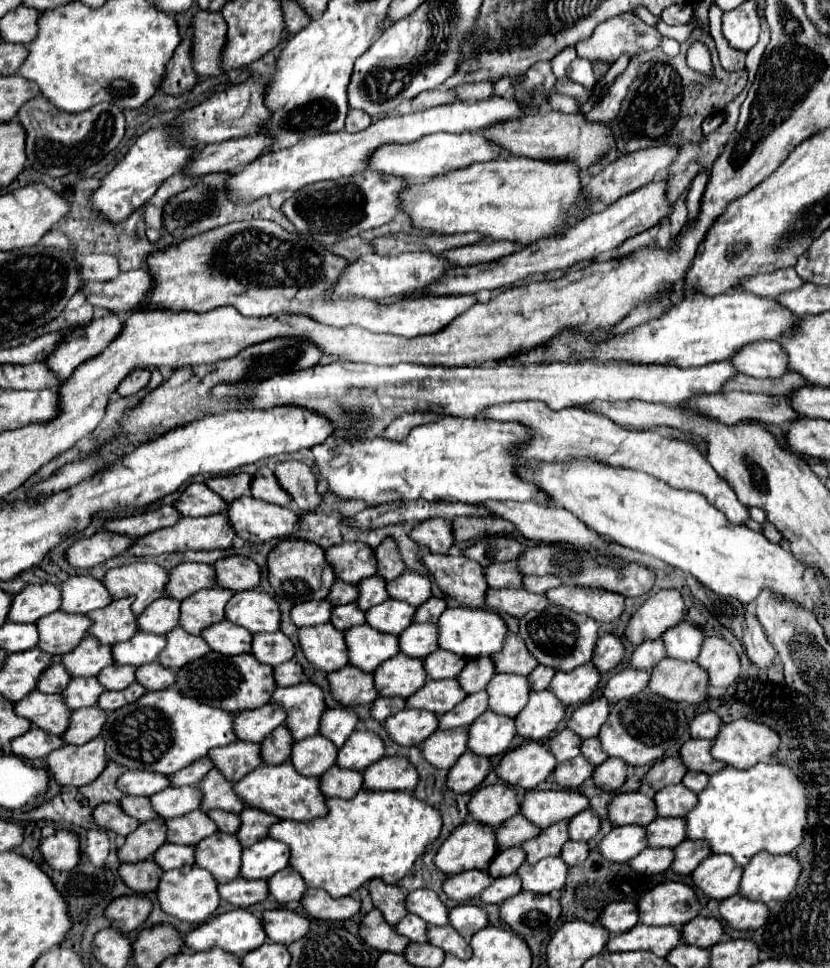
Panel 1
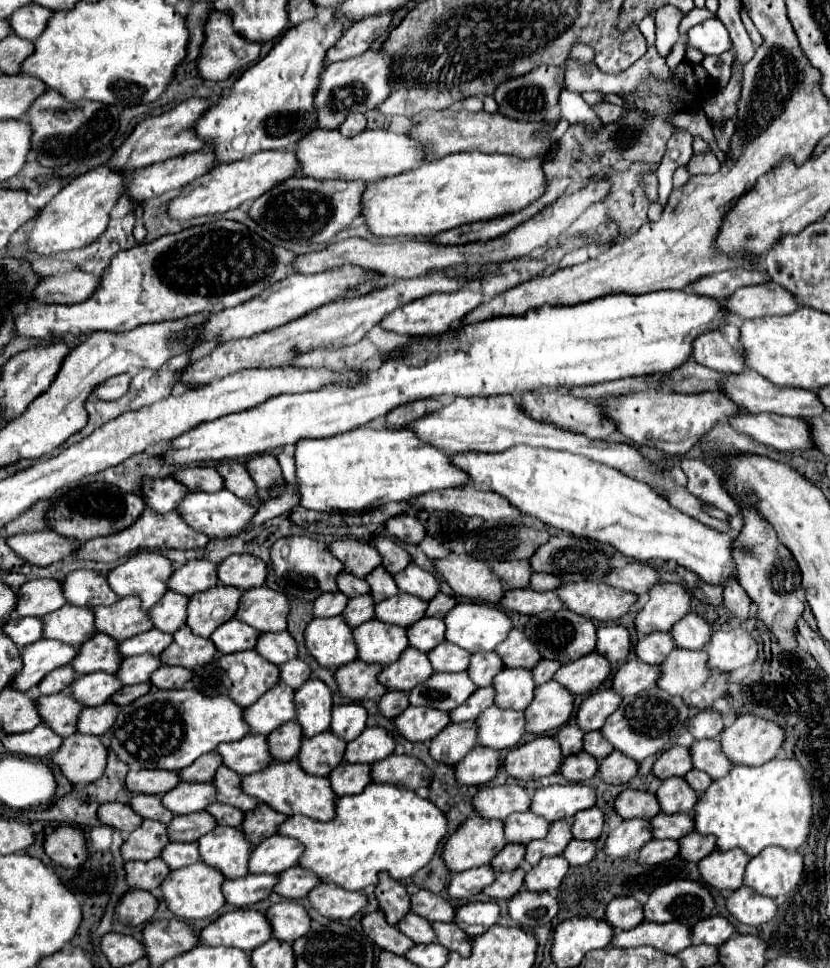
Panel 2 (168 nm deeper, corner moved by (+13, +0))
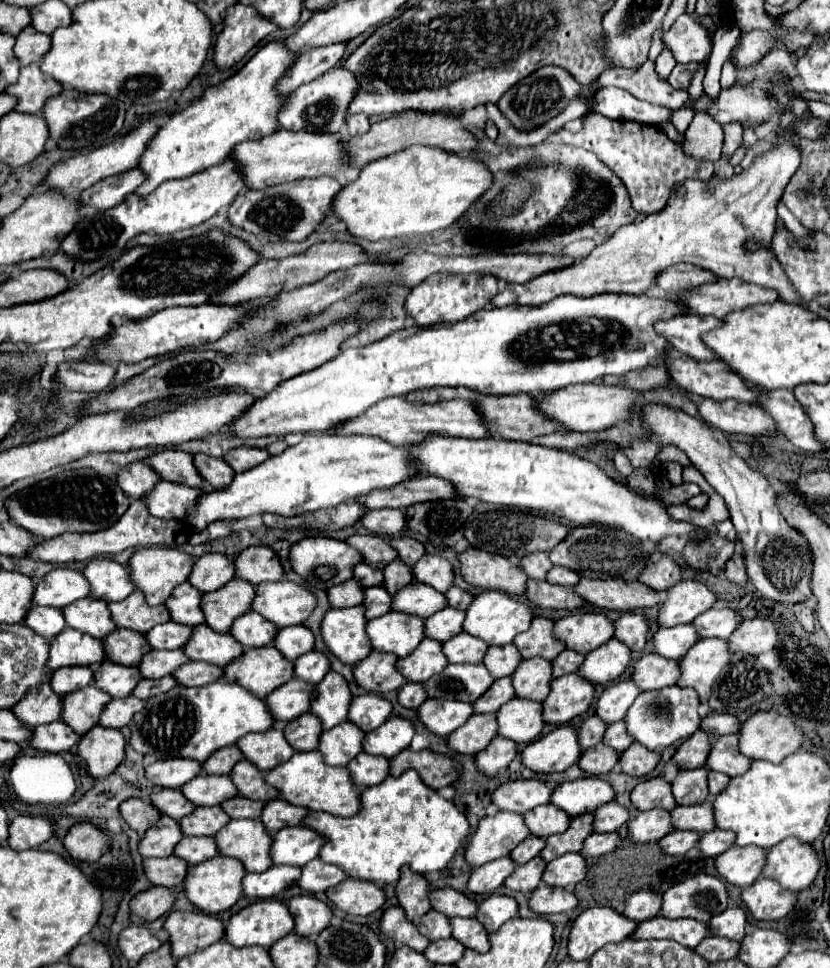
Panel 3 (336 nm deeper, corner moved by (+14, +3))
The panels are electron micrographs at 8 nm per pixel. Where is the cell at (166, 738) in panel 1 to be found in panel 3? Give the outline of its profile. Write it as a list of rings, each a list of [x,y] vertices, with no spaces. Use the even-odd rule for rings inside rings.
[[[213,682],[207,686],[199,686],[199,688],[177,686],[161,696],[153,696],[153,698],[145,700],[145,708],[141,712],[137,712],[133,716],[133,720],[129,722],[129,732],[131,732],[129,744],[135,752],[139,752],[143,756],[155,756],[157,760],[185,756],[191,760],[205,762],[215,750],[235,744],[241,736],[245,736],[249,732],[265,732],[271,724],[273,724],[273,718],[267,712],[265,702],[259,700],[257,696],[253,696],[251,692],[247,692],[245,688],[241,688],[239,684]]]

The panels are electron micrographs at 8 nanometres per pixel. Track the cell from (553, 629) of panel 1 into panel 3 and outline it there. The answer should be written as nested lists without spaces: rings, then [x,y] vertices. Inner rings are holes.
[[[581,612],[555,620],[553,632],[553,636],[557,636],[557,640],[561,640],[569,650],[589,654],[613,638],[613,622],[609,622],[601,612]]]

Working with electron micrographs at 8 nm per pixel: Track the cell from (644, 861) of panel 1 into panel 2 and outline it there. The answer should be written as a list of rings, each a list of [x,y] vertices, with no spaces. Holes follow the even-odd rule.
[[[652,839],[640,849],[640,859],[638,861],[640,863],[648,863],[648,865],[656,865],[656,863],[664,863],[664,861],[674,859],[678,855],[678,851],[680,851],[680,843],[678,841]]]

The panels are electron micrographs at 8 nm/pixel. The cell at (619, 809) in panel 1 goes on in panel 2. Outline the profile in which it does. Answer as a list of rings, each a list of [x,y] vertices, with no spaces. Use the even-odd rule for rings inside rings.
[[[626,789],[616,799],[616,811],[624,819],[634,819],[634,817],[652,819],[654,815],[660,813],[660,805],[656,795],[646,789]]]

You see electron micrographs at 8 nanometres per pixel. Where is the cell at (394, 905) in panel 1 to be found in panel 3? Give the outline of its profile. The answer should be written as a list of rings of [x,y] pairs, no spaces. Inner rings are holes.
[[[401,868],[401,878],[395,886],[395,894],[399,906],[405,910],[407,920],[419,920],[431,906],[427,900],[427,880],[421,874],[411,872],[409,868]]]

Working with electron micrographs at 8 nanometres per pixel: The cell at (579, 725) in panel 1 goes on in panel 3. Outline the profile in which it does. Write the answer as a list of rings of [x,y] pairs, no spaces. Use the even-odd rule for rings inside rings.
[[[631,680],[615,682],[609,688],[605,688],[603,694],[599,696],[599,700],[595,704],[595,714],[601,720],[605,720],[605,724],[613,724],[625,716],[627,708],[633,704],[633,700],[639,694],[641,694],[641,690]]]

